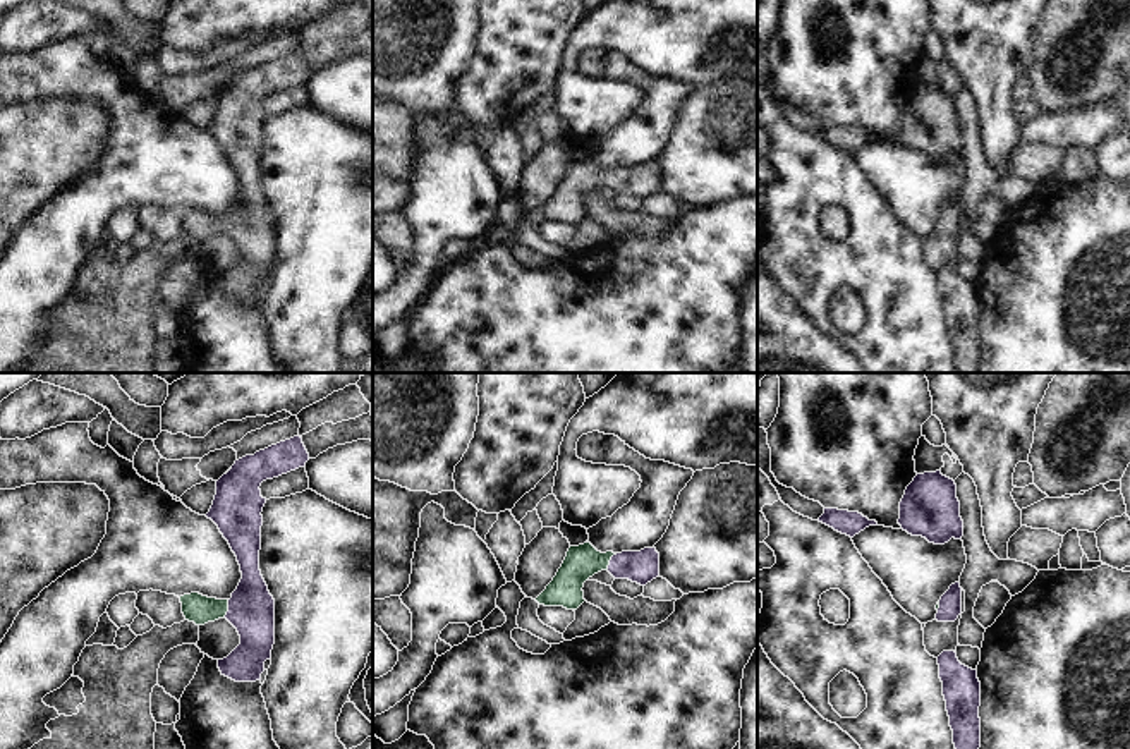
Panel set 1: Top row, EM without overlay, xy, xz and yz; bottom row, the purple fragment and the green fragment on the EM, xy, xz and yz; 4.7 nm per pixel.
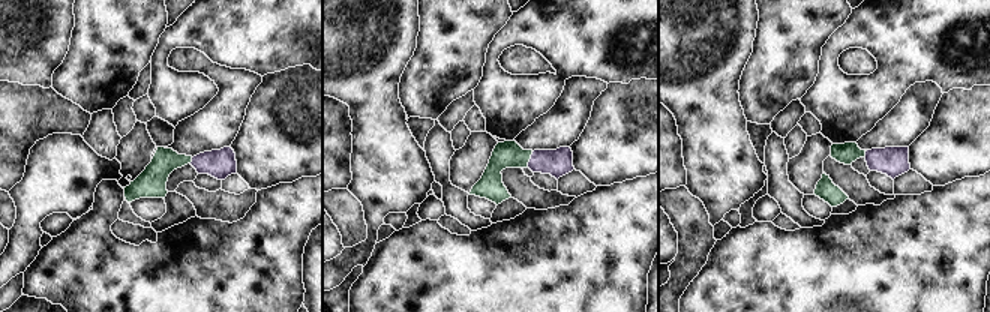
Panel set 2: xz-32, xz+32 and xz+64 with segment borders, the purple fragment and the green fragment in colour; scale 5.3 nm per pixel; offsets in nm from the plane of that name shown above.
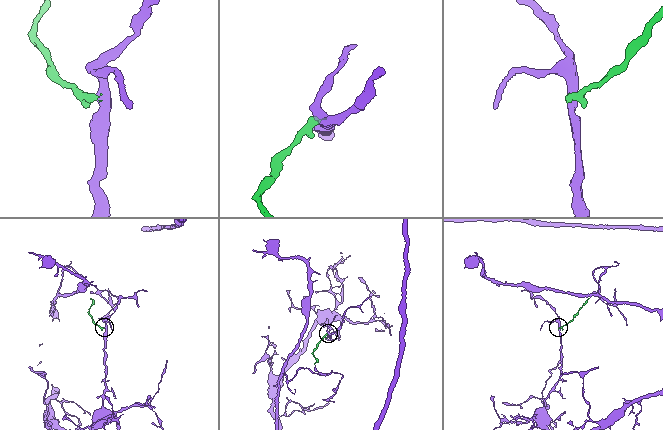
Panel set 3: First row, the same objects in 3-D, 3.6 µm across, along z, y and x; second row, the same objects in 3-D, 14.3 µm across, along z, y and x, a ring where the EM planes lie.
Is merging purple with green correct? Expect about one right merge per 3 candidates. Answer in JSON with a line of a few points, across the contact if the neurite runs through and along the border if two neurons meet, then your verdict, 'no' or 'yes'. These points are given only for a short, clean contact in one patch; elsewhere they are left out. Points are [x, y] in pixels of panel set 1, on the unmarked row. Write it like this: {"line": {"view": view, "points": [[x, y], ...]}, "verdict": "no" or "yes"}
{"line": {"view": "xy", "points": [[251, 225], [229, 224], [198, 224]]}, "verdict": "yes"}

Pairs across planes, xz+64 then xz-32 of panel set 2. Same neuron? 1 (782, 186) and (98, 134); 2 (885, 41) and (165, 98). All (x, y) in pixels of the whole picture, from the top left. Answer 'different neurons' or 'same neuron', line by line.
1: same neuron
2: same neuron

